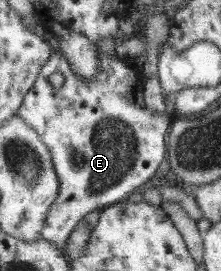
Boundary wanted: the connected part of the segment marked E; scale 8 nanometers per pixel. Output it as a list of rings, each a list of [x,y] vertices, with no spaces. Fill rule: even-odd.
[[[59,49],[53,52],[25,97],[18,117],[41,133],[41,138],[53,153],[54,167],[61,179],[61,193],[57,203],[51,207],[42,237],[52,242],[56,248],[60,248],[62,253],[82,219],[89,213],[103,211],[126,200],[142,185],[146,185],[156,175],[162,162],[168,159],[167,140],[173,123],[165,113],[152,112],[146,108],[144,93],[146,79],[143,79],[139,69],[130,63],[120,61],[120,58],[114,61],[114,57],[106,57],[106,61],[101,61],[101,73],[93,79],[85,79],[74,73],[68,58]]]

